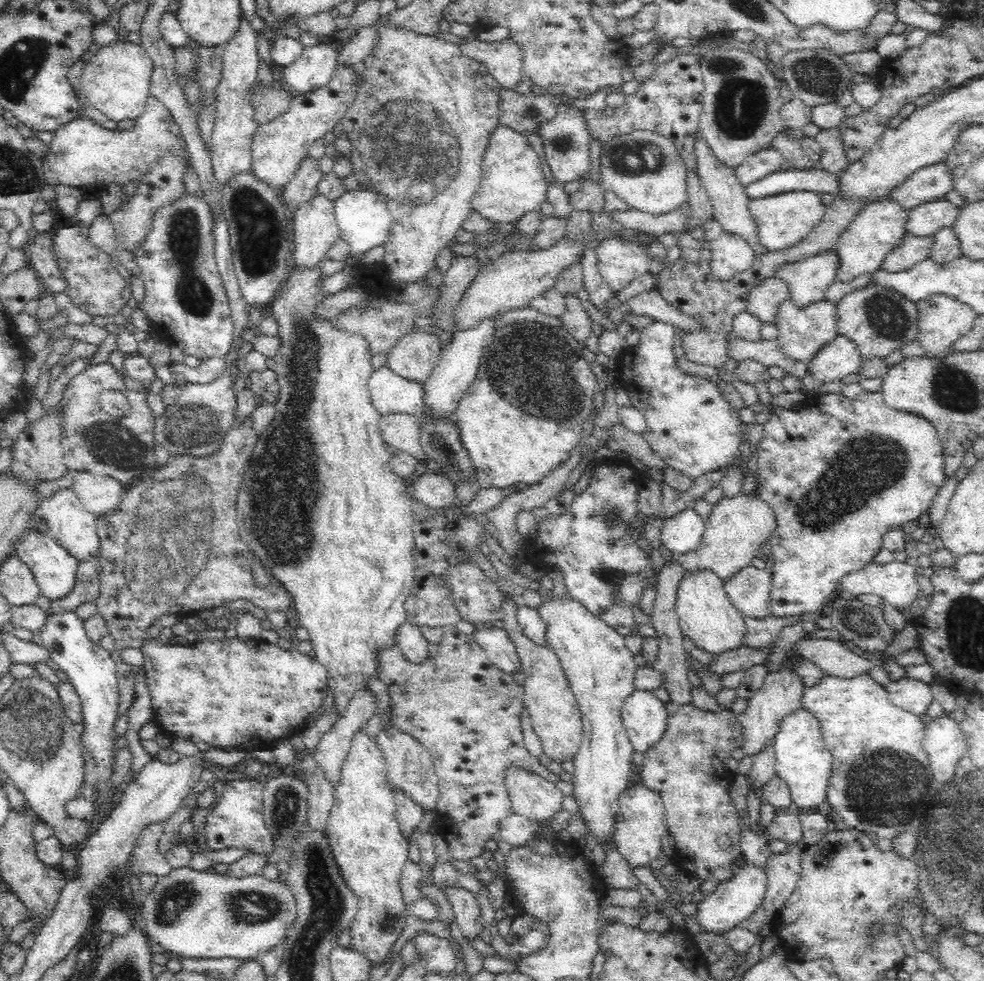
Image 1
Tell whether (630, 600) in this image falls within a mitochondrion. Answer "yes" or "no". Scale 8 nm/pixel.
no

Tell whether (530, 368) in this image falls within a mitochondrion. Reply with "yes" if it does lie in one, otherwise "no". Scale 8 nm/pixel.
yes

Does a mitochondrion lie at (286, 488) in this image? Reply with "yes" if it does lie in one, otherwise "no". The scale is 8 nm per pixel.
yes

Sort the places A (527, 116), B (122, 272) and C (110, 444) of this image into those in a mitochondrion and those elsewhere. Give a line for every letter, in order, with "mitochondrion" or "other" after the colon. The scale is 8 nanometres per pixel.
A: mitochondrion
B: other
C: mitochondrion

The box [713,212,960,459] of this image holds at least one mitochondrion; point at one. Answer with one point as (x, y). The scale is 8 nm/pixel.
(883, 312)

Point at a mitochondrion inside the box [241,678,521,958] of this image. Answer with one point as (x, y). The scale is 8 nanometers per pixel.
(285, 809)

